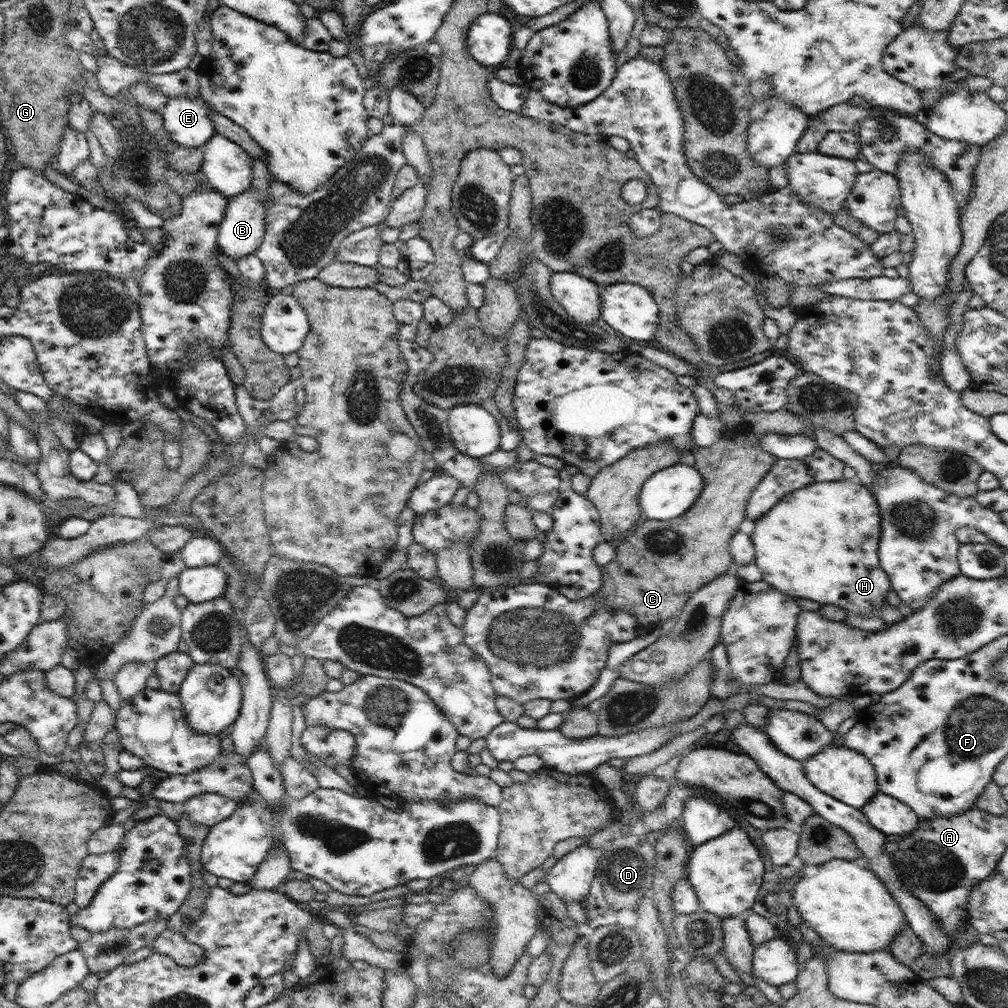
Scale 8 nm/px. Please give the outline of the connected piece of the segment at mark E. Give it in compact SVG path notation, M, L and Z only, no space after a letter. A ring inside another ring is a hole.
M198 92L194 97L178 95L166 101L162 108L164 128L176 143L203 148L214 135L209 103Z

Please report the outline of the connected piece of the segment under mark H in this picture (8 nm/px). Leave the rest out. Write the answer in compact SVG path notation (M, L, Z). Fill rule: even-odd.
M842 478L839 481L822 481L808 484L784 495L768 512L756 519L751 538L755 548L755 563L762 571L763 579L769 585L793 597L812 599L823 605L840 606L846 612L847 618L850 614L876 614L881 616L881 606L886 604L886 596L890 590L891 582L879 563L877 545L881 544L881 534L881 510L879 510L878 501L874 498L874 493L870 491L869 487L862 485L855 479Z

